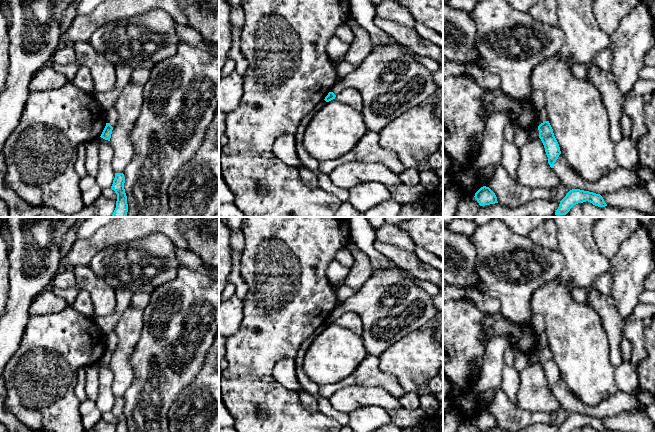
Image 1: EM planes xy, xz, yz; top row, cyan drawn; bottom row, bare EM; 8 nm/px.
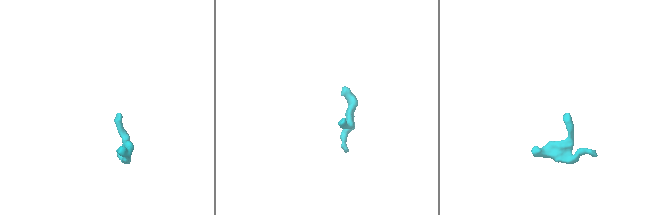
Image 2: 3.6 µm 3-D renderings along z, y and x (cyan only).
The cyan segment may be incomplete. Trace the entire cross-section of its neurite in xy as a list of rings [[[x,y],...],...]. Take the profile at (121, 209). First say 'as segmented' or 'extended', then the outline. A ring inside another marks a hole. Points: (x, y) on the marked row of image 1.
as segmented; [[[115,173],[111,189],[117,194],[116,208],[112,217],[126,217],[128,212],[127,196],[124,189],[125,177],[123,173]]]

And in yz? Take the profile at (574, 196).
as segmented; [[[572,189],[560,201],[559,207],[556,210],[555,215],[566,215],[574,205],[586,201],[598,207],[607,206],[603,197],[600,194],[580,189]]]

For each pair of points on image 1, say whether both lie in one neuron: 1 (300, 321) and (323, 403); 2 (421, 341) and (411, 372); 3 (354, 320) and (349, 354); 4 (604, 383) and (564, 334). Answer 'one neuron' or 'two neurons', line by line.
1: two neurons
2: one neuron
3: two neurons
4: one neuron

